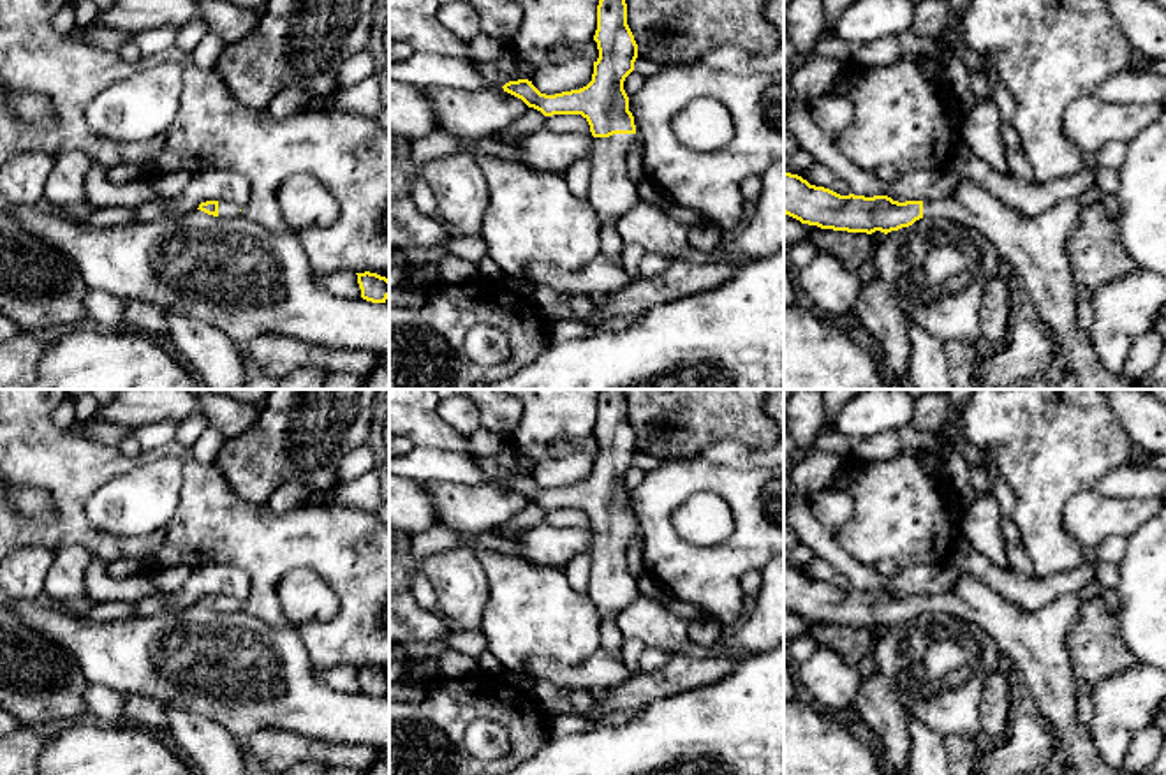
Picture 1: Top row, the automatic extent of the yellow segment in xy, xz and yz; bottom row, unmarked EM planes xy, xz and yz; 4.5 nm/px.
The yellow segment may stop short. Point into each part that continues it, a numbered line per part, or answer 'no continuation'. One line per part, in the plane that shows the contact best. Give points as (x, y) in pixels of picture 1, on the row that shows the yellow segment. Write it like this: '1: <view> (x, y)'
1: xz (610, 191)

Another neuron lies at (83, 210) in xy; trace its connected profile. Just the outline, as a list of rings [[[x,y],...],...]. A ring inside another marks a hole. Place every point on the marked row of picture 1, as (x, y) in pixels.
[[[88,199],[67,206],[60,206],[67,215],[76,217],[79,222],[86,222],[97,210]]]

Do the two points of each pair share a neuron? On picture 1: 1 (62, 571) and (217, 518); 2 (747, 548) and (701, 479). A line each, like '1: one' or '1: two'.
1: two
2: one

